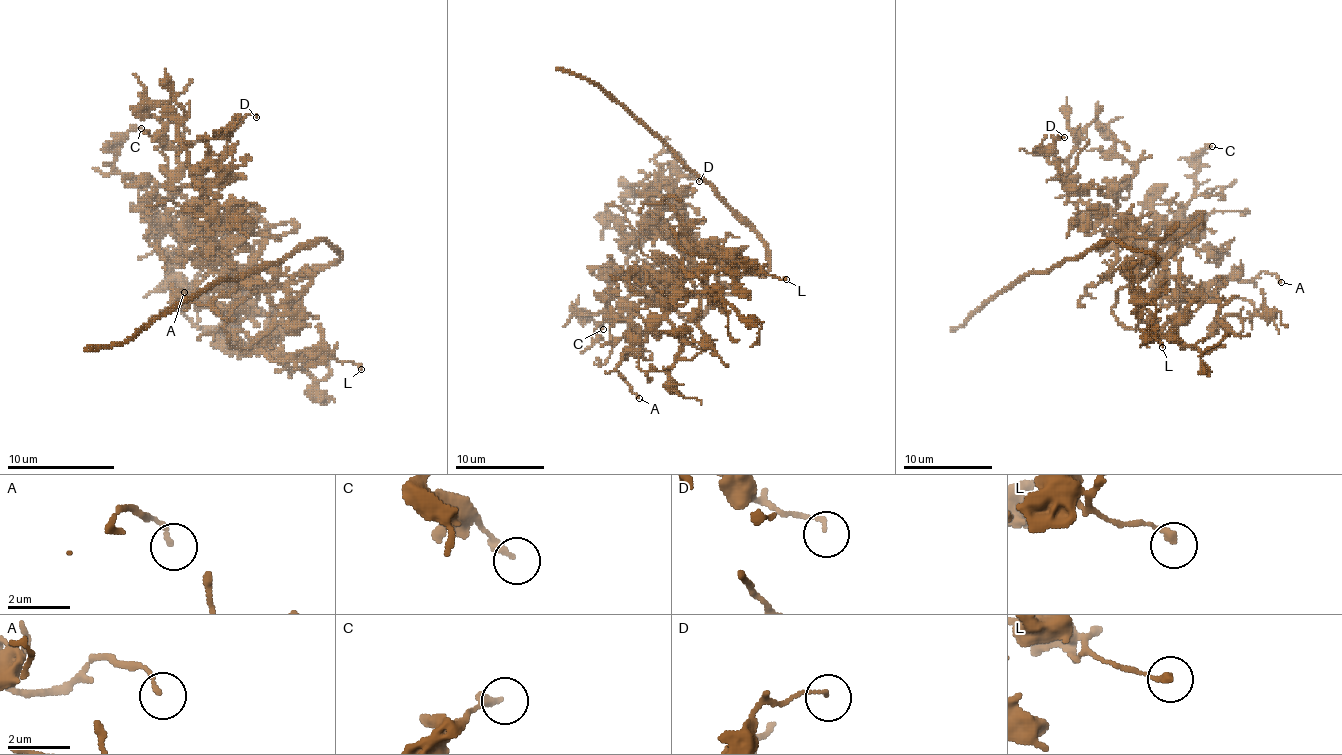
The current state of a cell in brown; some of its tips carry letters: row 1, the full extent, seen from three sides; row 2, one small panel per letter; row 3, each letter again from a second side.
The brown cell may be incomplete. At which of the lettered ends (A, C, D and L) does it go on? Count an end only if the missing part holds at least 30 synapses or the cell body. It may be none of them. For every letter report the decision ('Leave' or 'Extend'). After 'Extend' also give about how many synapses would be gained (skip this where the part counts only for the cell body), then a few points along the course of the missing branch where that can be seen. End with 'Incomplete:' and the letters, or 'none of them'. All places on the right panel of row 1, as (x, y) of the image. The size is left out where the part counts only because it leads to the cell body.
A: Leave
C: Leave
D: Leave
L: Leave
Incomplete: none of them

